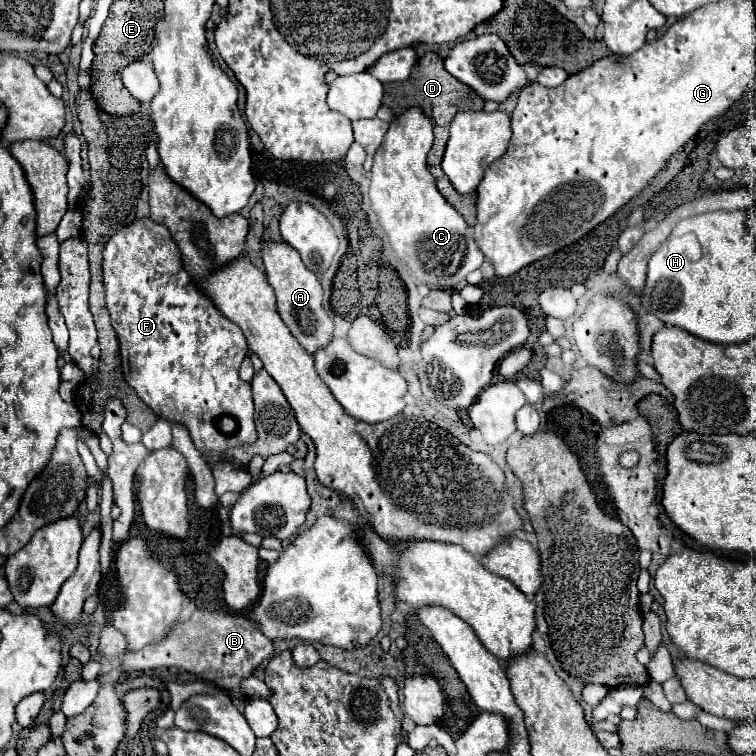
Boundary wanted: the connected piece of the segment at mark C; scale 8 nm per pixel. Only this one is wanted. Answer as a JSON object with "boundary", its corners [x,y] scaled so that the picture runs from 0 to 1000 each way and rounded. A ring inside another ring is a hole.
{"boundary":[[[540,143],[526,153],[497,201],[489,225],[489,265],[503,286],[503,296],[511,299],[511,312],[521,336],[540,349],[548,365],[561,376],[598,384],[611,376],[624,357],[638,352],[640,339],[627,323],[627,315],[616,312],[616,291],[587,265],[577,249],[574,233],[563,222],[571,185],[571,161],[556,143]]]}

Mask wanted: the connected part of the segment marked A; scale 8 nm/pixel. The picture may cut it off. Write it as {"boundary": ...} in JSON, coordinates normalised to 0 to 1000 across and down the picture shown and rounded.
{"boundary":[[[378,320],[349,323],[349,352],[352,352],[354,376],[362,381],[368,397],[368,413],[373,423],[384,434],[386,444],[405,460],[405,466],[415,471],[418,463],[437,455],[442,439],[442,423],[426,405],[426,378],[421,365],[399,349],[397,339]]]}

